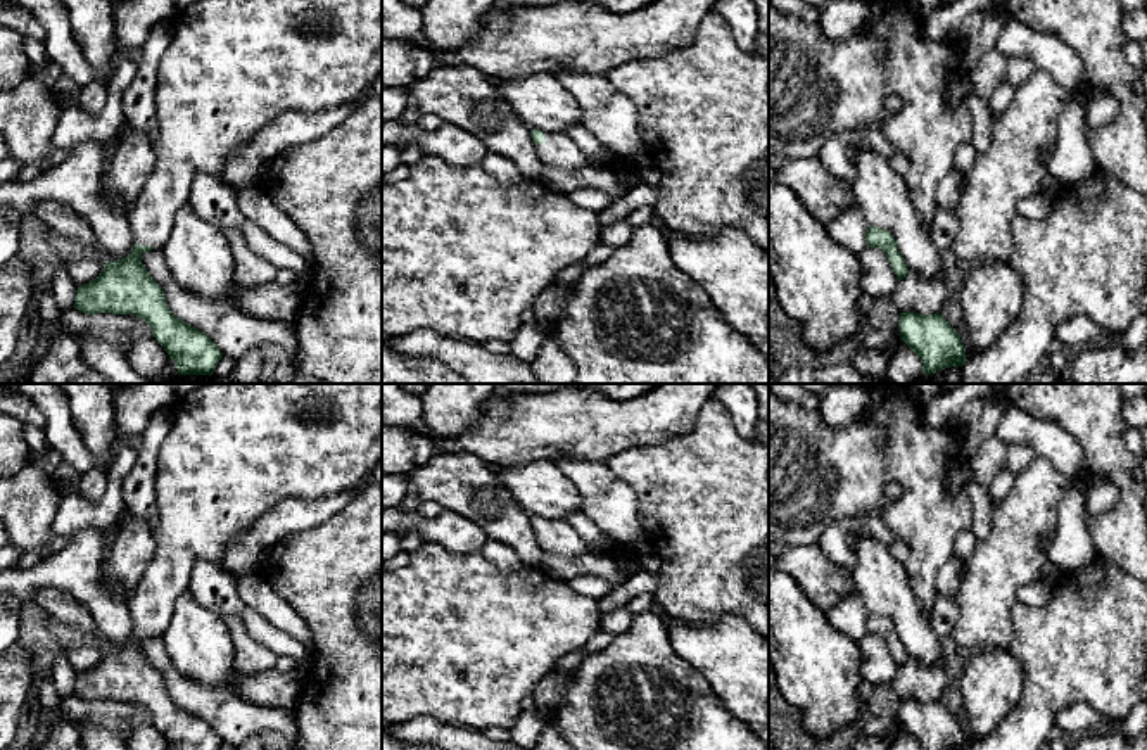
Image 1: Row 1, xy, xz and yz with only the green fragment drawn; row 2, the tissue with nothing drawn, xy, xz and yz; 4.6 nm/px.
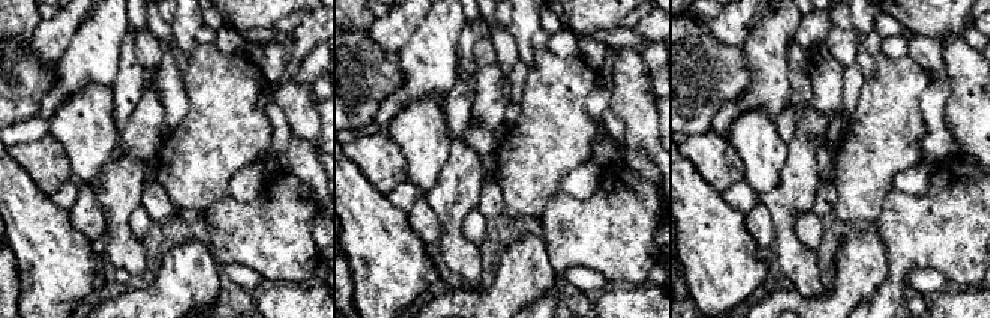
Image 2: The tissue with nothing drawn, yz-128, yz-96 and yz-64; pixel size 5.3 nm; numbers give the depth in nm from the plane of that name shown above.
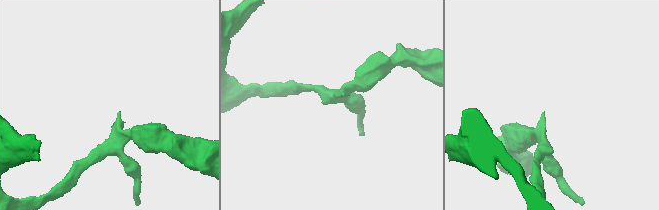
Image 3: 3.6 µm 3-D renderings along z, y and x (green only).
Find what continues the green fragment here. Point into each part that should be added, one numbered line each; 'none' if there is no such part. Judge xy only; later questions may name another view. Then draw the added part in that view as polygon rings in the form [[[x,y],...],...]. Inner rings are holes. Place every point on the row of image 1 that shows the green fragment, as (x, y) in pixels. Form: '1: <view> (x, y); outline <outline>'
1: xy (232, 66); outline [[[197,0],[181,9],[171,19],[171,40],[155,69],[155,104],[159,121],[159,137],[154,145],[155,166],[126,216],[135,232],[135,244],[150,245],[152,249],[161,251],[171,235],[178,209],[188,200],[192,180],[199,173],[218,176],[223,169],[226,156],[240,149],[282,112],[318,112],[337,109],[344,104],[354,102],[358,95],[377,78],[382,71],[382,0]]]

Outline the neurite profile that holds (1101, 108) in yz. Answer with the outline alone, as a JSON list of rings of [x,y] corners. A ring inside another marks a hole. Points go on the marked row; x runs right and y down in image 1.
[[[1092,85],[1073,95],[1085,105],[1085,130],[1087,135],[1107,123],[1119,114],[1119,102],[1107,92],[1097,90]]]

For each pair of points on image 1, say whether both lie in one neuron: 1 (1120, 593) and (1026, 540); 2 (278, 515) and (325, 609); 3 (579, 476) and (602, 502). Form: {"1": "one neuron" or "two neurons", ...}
{"1": "two neurons", "2": "two neurons", "3": "one neuron"}

